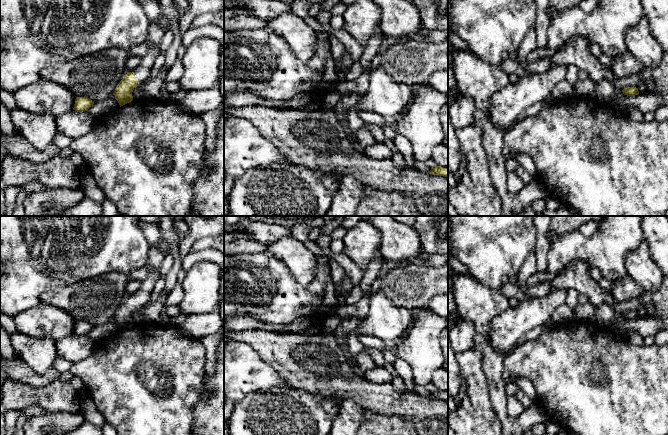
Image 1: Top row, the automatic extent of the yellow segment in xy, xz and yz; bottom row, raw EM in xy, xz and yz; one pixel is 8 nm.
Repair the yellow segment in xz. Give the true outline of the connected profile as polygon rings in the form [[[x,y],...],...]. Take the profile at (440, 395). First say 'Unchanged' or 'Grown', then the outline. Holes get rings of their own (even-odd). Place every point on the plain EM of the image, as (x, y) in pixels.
Unchanged. [[[441,390],[431,392],[431,394],[428,397],[432,399],[444,400],[448,402],[448,393],[445,393]]]

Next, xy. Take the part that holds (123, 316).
Grown. [[[142,221],[139,222],[139,227],[150,244],[146,264],[146,267],[150,269],[150,273],[145,280],[141,281],[140,287],[134,295],[127,296],[115,312],[113,319],[120,331],[131,326],[133,324],[133,314],[150,302],[150,295],[161,276],[159,268],[165,256],[165,254],[157,248],[160,238],[160,228],[156,224],[147,224]]]

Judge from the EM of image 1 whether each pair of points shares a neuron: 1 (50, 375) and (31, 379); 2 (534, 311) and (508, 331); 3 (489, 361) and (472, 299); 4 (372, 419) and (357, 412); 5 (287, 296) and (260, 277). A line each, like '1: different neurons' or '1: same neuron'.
1: same neuron
2: same neuron
3: different neurons
4: different neurons
5: same neuron

